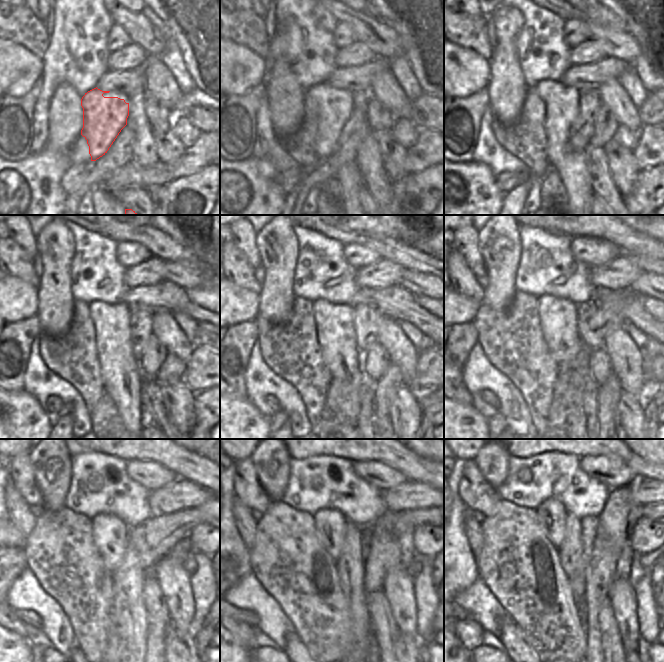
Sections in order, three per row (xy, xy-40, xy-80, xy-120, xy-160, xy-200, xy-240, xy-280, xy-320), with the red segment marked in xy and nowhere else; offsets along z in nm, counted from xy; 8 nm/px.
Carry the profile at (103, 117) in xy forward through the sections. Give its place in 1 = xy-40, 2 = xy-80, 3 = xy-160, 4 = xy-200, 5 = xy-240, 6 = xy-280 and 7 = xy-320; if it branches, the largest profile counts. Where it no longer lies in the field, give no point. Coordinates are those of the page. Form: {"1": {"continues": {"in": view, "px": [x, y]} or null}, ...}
{"1": {"continues": {"in": "xy-40", "px": [329, 109]}}, "2": {"continues": {"in": "xy-80", "px": [571, 165]}}, "3": {"continues": {"in": "xy-160", "px": [333, 357]}}, "4": {"continues": {"in": "xy-200", "px": [551, 308]}}, "5": {"continues": {"in": "xy-240", "px": [107, 528]}}, "6": {"continues": {"in": "xy-280", "px": [331, 525]}}, "7": {"continues": {"in": "xy-320", "px": [552, 514]}}}

